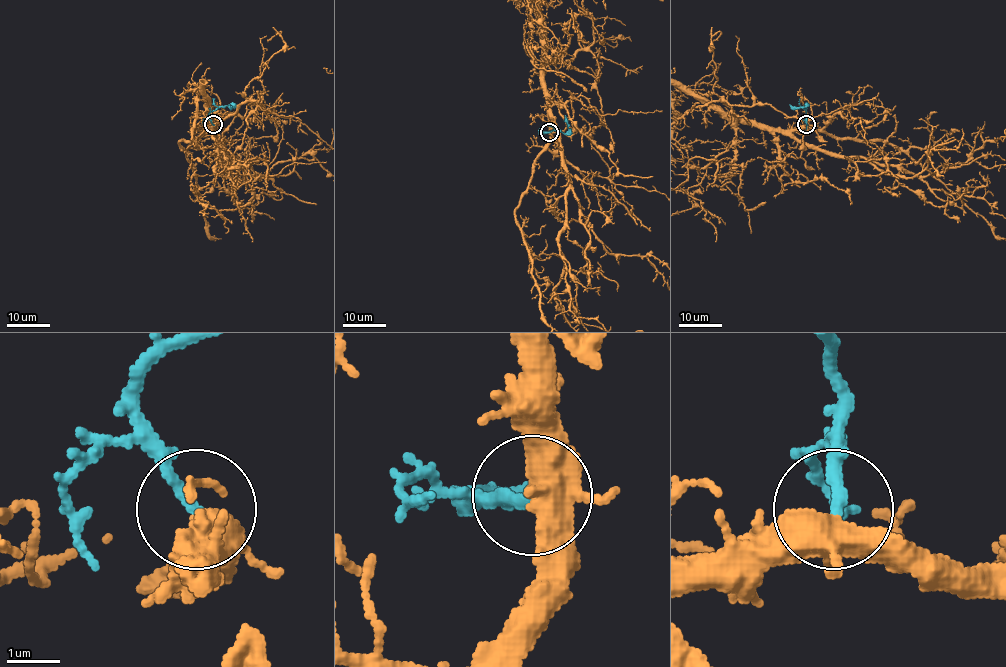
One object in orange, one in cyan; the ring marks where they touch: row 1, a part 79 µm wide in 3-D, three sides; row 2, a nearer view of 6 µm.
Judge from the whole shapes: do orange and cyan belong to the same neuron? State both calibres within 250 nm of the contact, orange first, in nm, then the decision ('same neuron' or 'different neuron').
420 nm thick on the orange side, 200 nm on the other; same neuron

